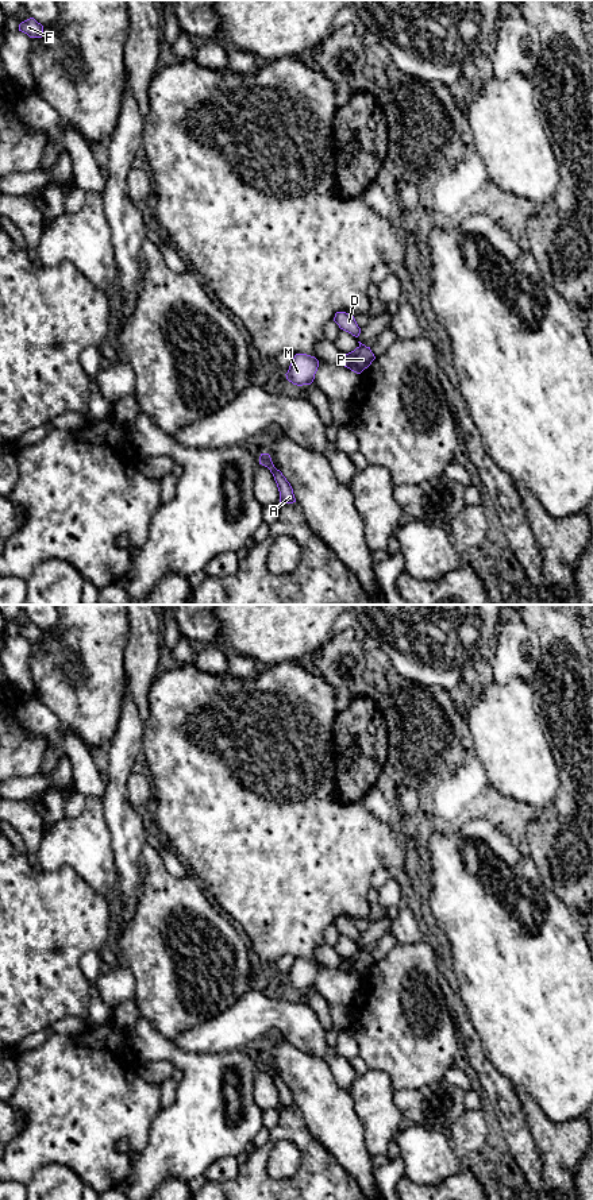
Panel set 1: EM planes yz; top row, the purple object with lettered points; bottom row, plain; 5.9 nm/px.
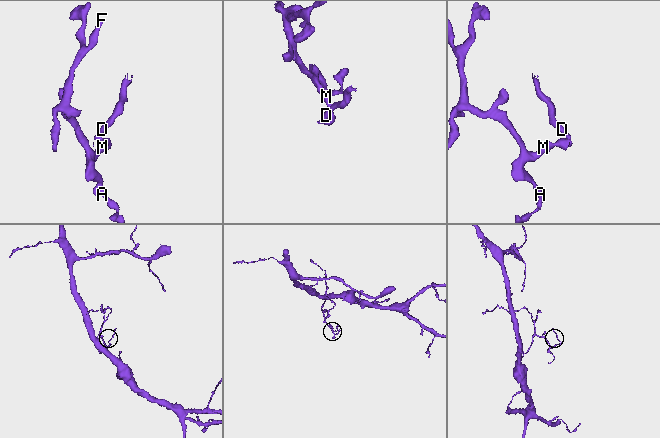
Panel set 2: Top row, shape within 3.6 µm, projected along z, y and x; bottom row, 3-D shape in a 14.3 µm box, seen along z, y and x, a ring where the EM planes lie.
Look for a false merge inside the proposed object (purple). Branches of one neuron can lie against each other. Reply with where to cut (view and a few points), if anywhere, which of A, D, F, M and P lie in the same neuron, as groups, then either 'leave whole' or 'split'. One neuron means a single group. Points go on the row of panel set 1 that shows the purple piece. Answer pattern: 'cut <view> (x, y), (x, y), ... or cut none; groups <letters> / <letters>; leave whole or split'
cut yz (359, 344), (364, 346); groups A F M P / D; split

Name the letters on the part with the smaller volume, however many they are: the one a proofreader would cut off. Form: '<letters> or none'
D

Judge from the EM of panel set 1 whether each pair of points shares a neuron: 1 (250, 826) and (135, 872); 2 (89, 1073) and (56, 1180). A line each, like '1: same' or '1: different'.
1: different
2: different

